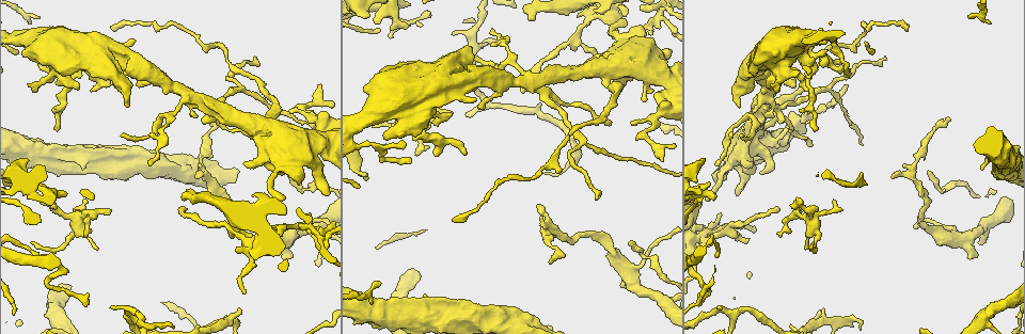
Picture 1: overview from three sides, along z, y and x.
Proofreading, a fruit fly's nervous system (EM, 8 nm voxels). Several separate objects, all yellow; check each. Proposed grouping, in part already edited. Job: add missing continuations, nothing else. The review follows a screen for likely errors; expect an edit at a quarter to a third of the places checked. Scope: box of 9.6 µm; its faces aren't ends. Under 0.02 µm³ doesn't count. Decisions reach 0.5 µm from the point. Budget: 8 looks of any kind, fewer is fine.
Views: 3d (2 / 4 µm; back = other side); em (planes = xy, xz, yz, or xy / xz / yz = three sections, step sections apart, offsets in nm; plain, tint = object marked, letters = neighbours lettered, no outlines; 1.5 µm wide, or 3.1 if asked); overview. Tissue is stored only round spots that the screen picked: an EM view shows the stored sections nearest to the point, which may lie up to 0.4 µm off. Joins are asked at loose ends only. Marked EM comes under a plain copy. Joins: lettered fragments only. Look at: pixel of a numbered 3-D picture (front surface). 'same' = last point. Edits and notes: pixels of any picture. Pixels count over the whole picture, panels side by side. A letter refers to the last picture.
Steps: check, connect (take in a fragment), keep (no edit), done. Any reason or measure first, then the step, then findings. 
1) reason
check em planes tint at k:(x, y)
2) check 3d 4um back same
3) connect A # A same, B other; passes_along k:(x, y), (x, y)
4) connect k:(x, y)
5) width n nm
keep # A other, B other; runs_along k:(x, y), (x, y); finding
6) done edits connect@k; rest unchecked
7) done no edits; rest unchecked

free end
check em planes letters at 1:(467, 154)

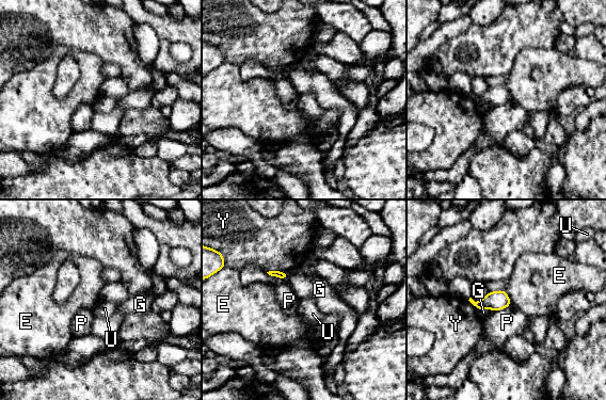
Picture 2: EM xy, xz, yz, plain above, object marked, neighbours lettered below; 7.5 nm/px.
width 140 nm
keep # E other, G other, P other, U other, Y other; border 2:(479, 309), (491, 308), (494, 310); no lettered fragment goes on from it

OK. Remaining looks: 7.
thin end
check em yz step 4 tint at 1:(948, 119)

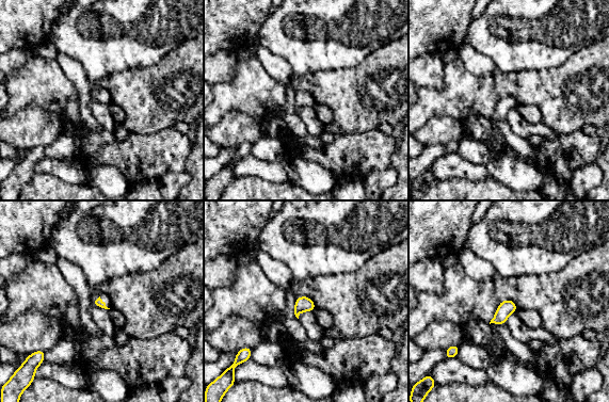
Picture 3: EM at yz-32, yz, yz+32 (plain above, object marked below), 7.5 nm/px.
another direction
check em planes letters same

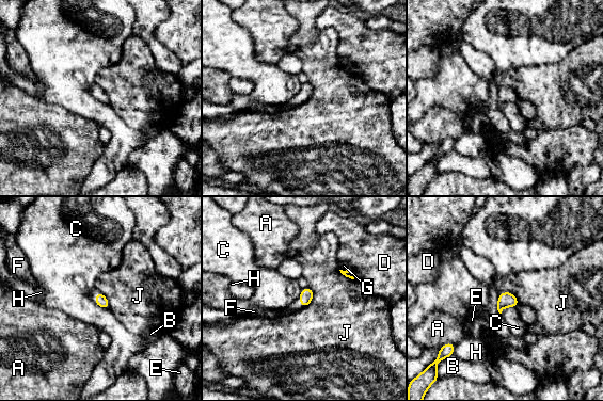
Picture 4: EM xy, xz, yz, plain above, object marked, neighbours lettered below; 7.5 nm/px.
keep # A other, B other, C other, D other, E other, F other, G other, H other, J other; border 4:(308, 286), (312, 300), (302, 308); no lettered fragment goes on from it

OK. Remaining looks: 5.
thin end
check 3d 4um at 1:(95, 248)

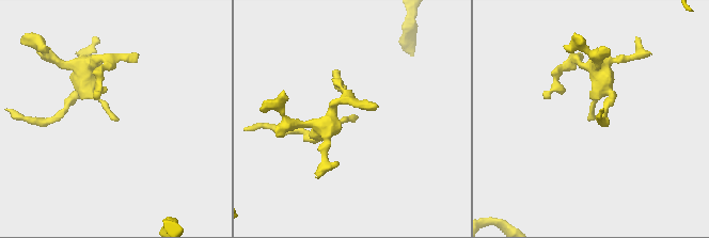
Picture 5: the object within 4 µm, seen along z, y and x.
check em planes letters at 5:(587, 117)

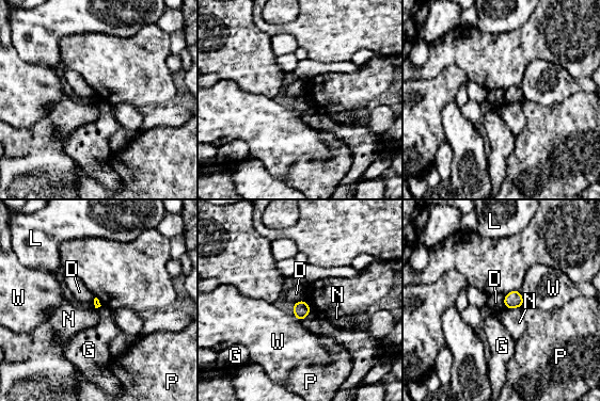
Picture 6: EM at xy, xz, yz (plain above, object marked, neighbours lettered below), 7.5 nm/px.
longest_contact N 140 nm
keep # D other, G other, L other, N other, P other, W other; border 6:(505, 295), (504, 306); none of them fits

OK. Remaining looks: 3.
done no edits; rest unchecked

